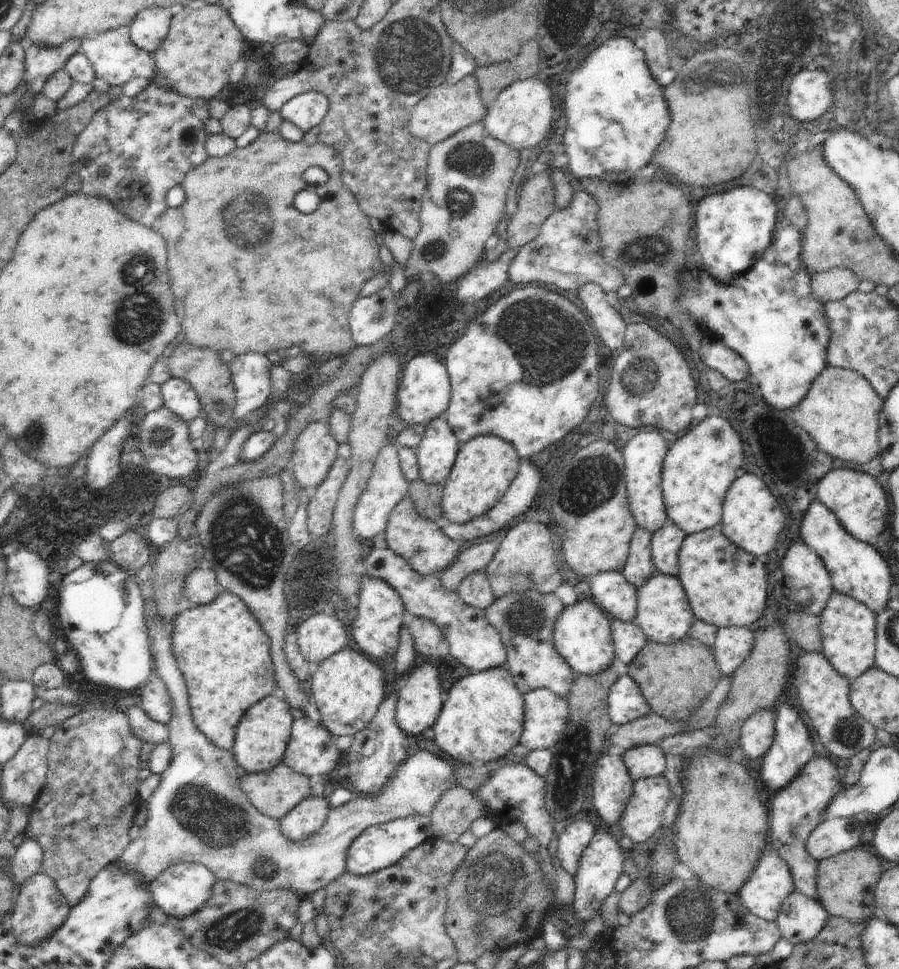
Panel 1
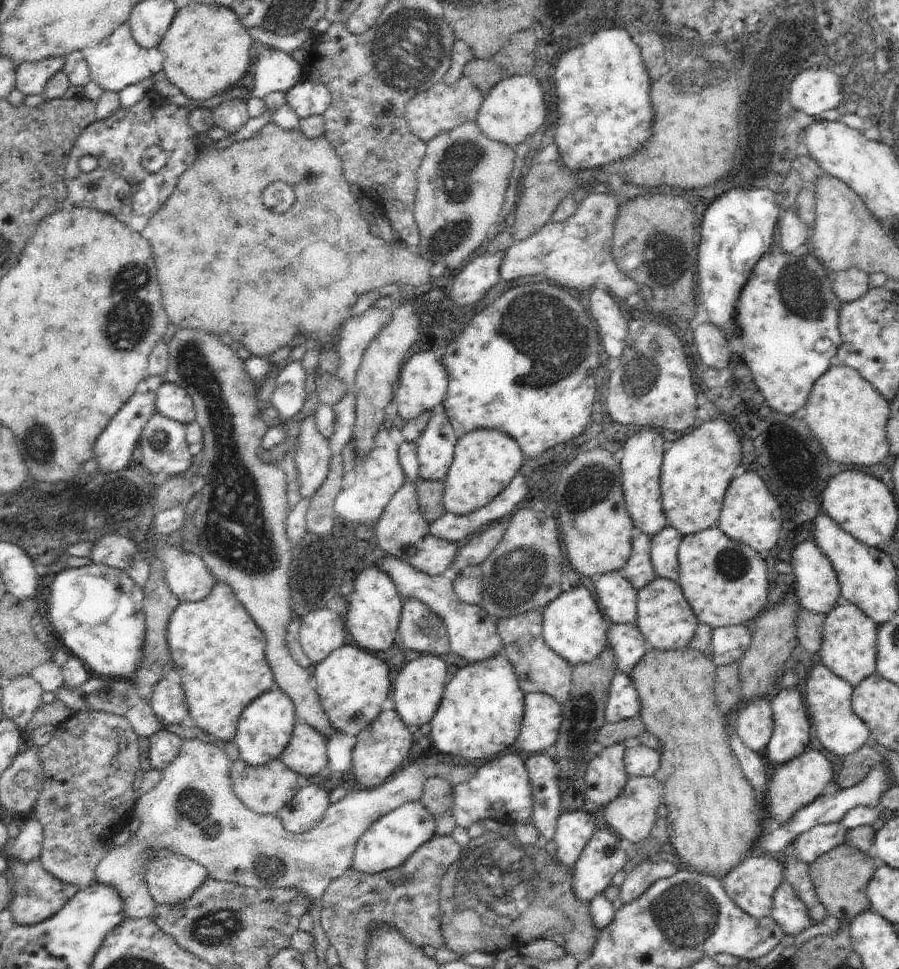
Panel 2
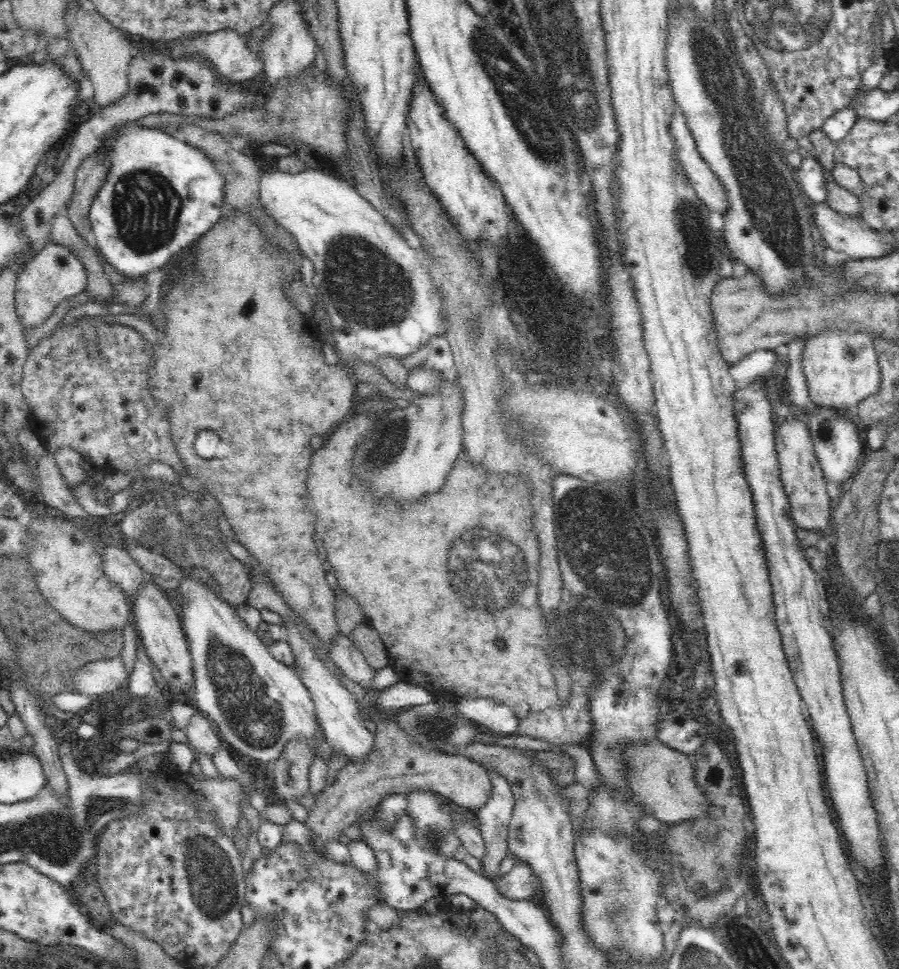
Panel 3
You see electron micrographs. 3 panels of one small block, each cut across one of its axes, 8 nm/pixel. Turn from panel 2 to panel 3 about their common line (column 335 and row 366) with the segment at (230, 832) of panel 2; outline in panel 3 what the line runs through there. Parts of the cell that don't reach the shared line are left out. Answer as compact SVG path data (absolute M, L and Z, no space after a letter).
M826 328L806 341L802 365L813 407L827 406L854 412L868 396L876 395L882 374L874 340L870 334L856 329L849 332L848 329Z

